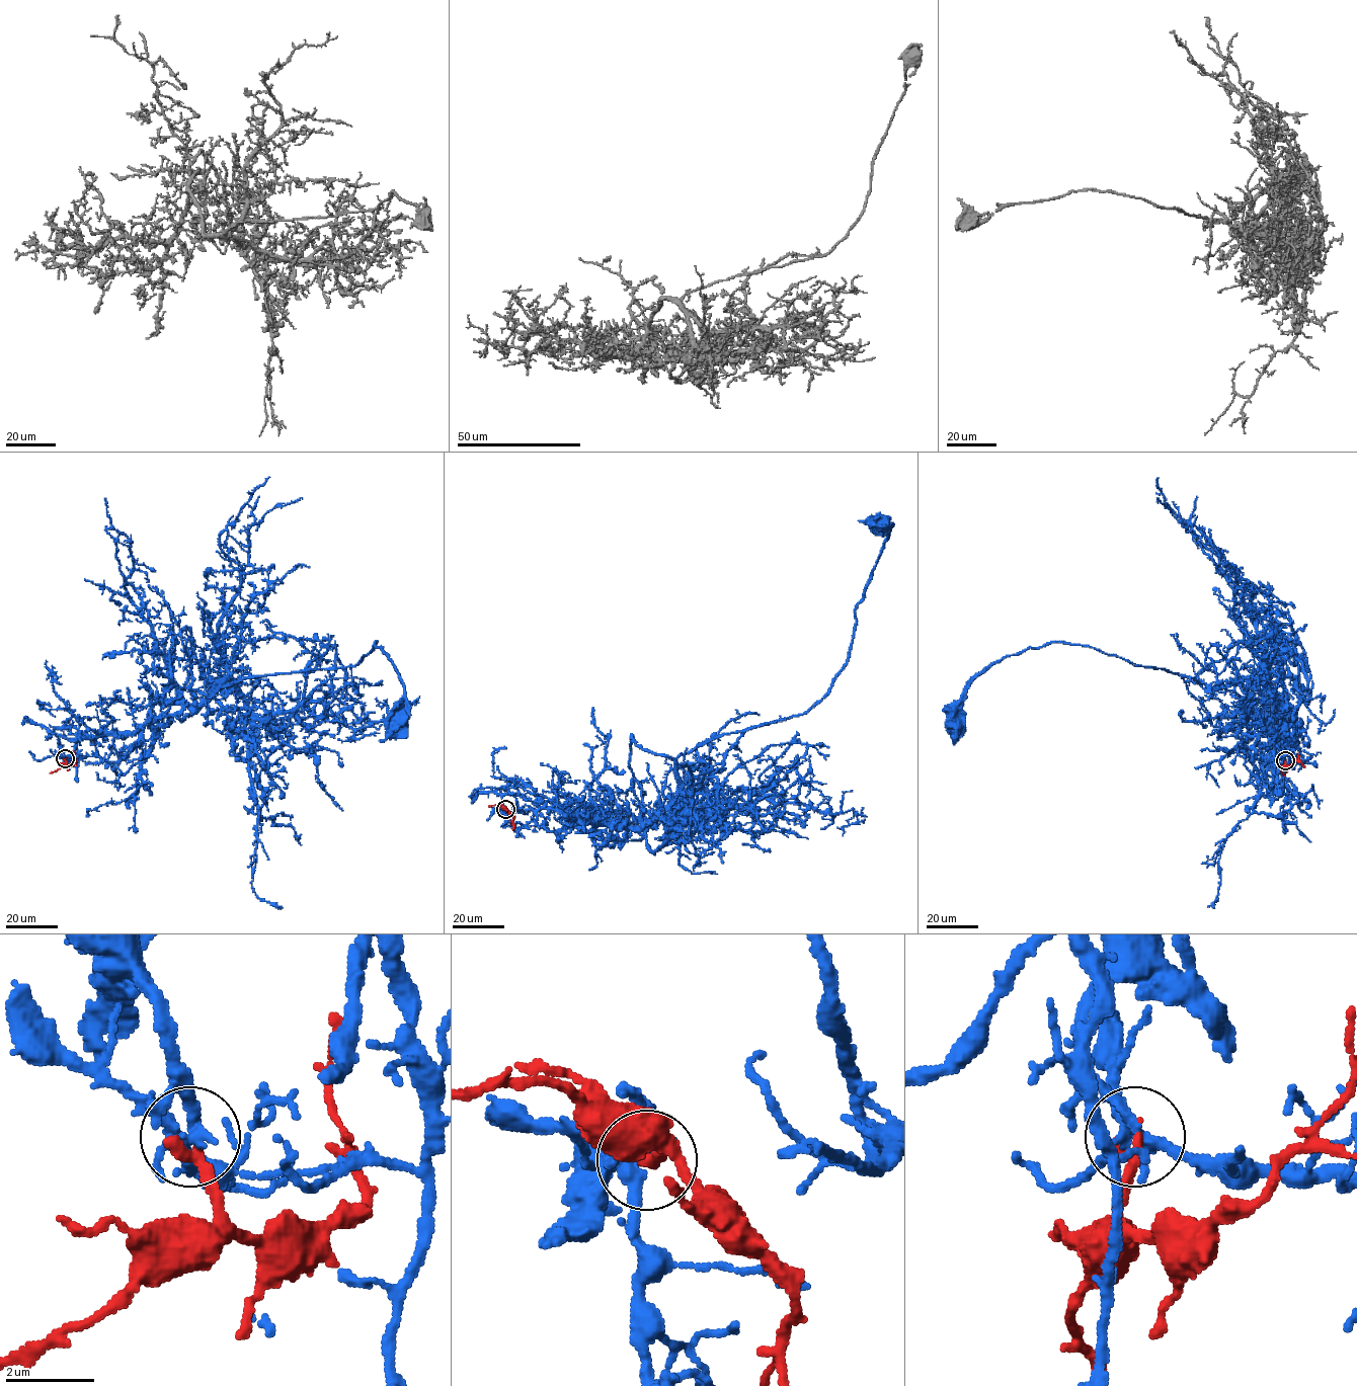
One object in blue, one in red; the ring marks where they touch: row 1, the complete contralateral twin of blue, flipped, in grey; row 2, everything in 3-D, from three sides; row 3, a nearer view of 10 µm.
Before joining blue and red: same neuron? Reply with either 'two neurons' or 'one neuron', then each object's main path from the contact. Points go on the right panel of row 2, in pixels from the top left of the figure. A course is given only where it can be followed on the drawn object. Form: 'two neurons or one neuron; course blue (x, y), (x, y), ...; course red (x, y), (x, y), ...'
one neuron; course blue (1285, 760), (1269, 741), (1288, 705), (1254, 678), (1210, 687), (1070, 643), (990, 663), (956, 721); course red (1285, 760), (1285, 765), (1297, 761), (1304, 766)

